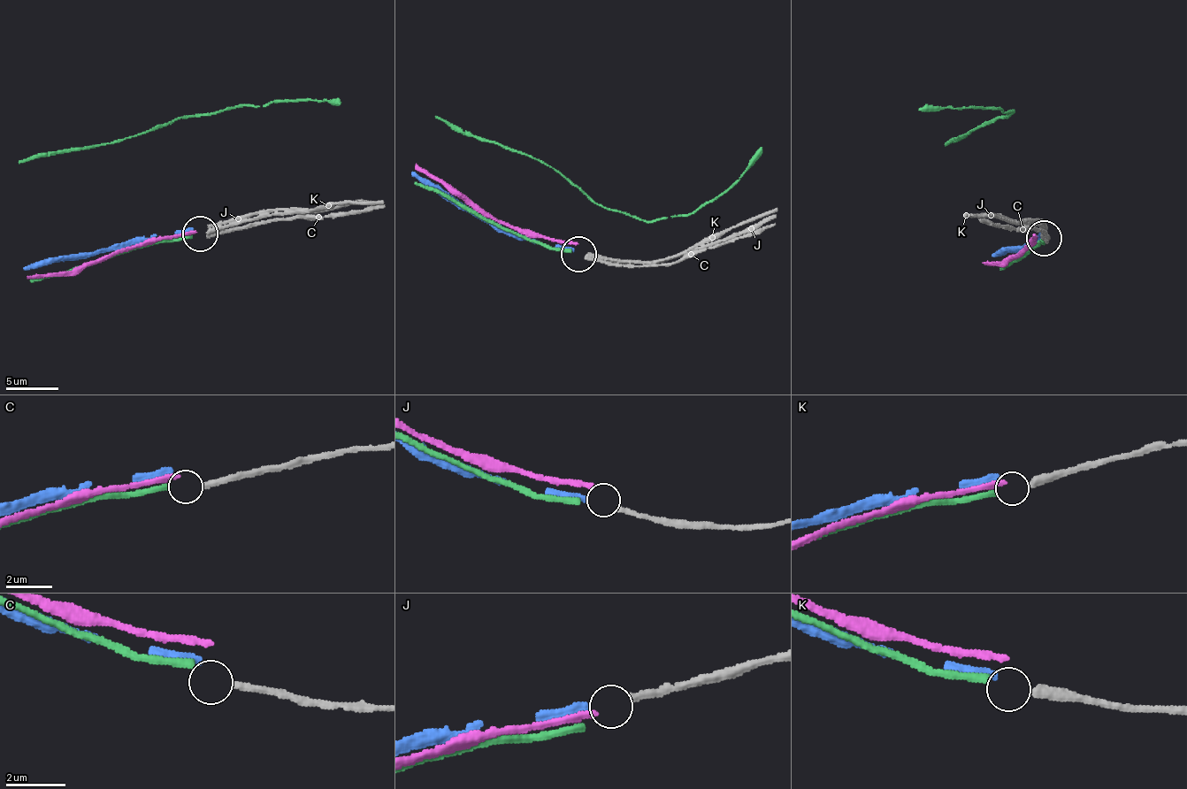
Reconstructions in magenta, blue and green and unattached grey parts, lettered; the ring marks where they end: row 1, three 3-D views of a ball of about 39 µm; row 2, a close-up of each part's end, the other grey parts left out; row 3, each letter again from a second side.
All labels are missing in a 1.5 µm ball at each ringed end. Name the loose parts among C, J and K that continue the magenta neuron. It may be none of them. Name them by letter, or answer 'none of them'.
none of them

